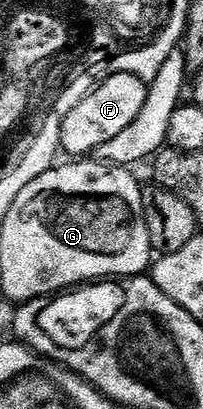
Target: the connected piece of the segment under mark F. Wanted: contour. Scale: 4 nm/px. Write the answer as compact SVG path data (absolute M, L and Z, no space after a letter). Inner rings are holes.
M127 72L120 74L110 74L107 80L95 85L93 90L87 94L72 110L68 110L68 118L60 126L61 151L66 152L70 158L89 157L104 142L116 138L116 134L121 134L127 126L132 126L136 114L144 110L146 93L148 91L147 81L133 76Z

